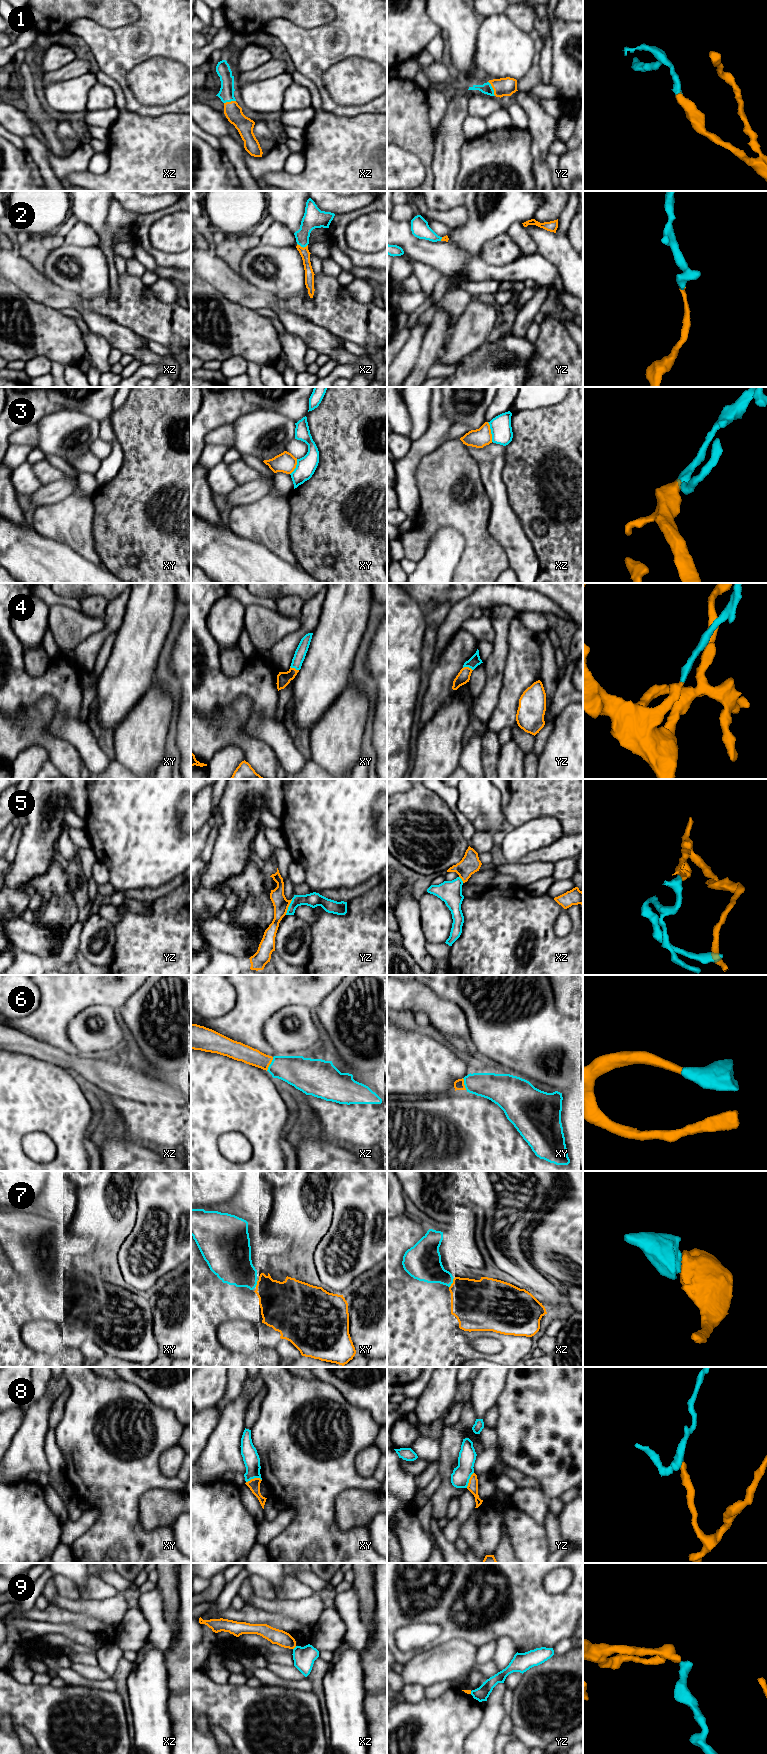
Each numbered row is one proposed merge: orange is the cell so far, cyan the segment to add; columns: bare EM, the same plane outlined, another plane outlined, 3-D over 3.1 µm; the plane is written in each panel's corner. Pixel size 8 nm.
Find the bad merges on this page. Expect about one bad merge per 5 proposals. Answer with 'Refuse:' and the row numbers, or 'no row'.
Refuse: 3, 8, 9

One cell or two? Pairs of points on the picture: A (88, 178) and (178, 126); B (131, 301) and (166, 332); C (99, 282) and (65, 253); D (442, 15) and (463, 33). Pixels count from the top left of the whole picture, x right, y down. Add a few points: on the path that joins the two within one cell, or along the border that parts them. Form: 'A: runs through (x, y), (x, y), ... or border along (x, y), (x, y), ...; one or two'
A: runs through (110, 180), (124, 180), (156, 148); one
B: runs through (140, 310), (157, 323); one
C: runs through (91, 279), (73, 261); one
D: runs through (447, 17), (458, 28); one

